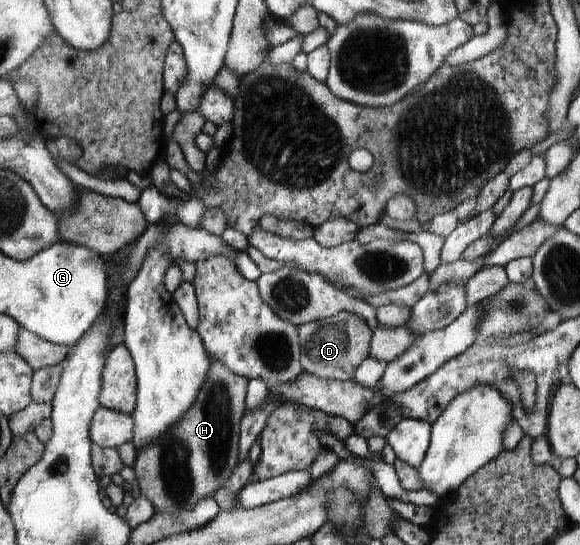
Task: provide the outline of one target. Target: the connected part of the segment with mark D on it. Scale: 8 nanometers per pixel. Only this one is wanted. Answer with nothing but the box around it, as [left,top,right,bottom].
[300,311,371,380]

